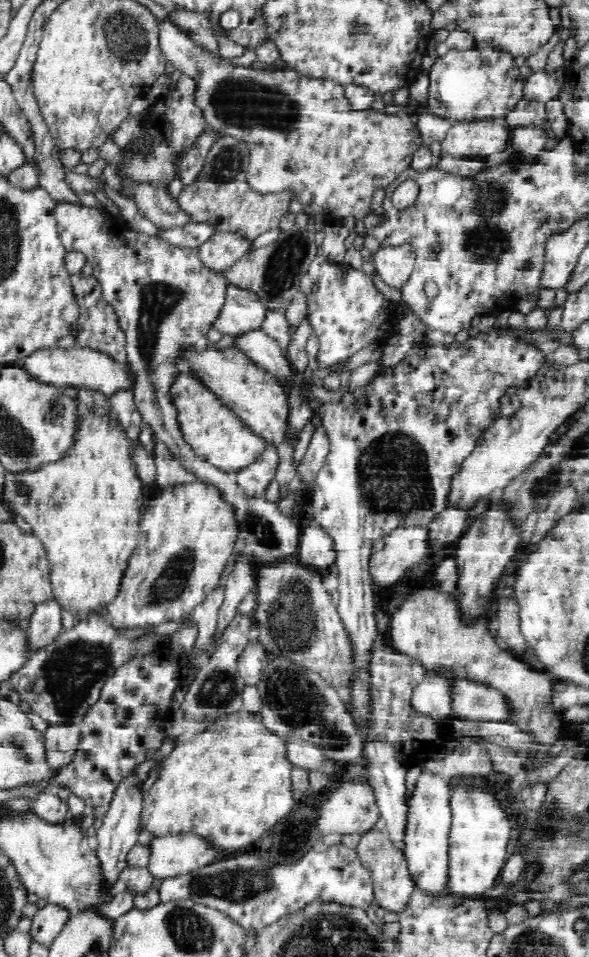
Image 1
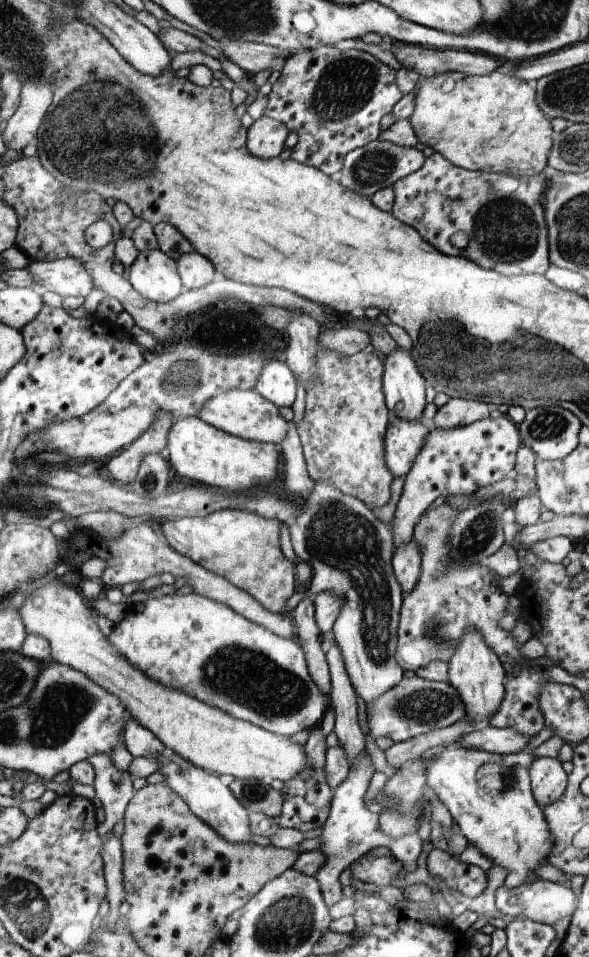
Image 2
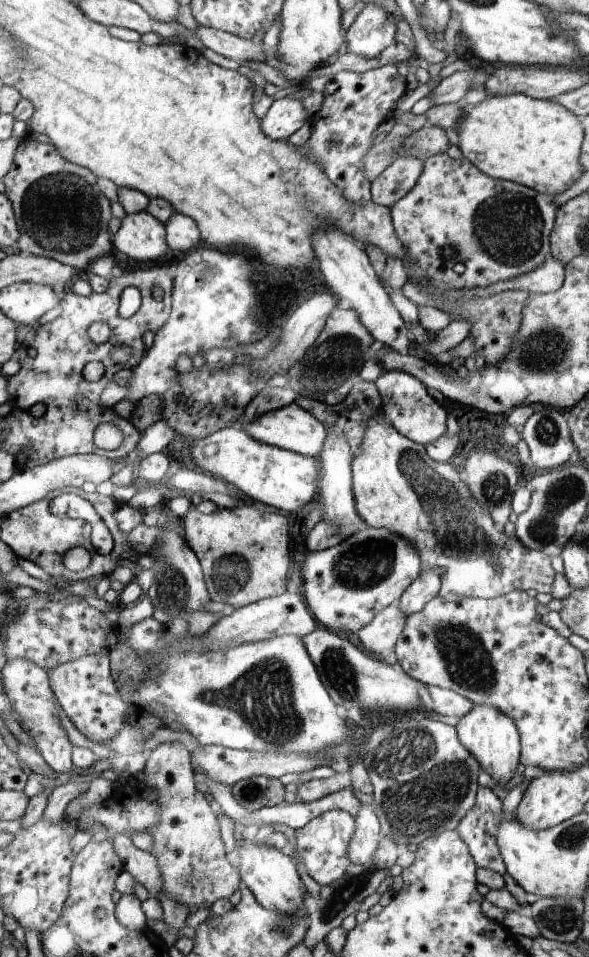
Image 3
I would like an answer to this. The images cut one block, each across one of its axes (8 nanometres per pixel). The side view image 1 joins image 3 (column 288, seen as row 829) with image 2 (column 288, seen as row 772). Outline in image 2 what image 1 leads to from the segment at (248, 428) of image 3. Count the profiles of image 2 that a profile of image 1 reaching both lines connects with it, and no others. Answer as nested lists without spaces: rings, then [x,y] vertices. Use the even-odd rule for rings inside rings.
[[[229,390],[225,394],[219,394],[211,398],[201,410],[199,418],[203,418],[207,424],[233,434],[237,438],[245,438],[249,442],[261,442],[261,444],[275,444],[279,446],[287,434],[289,434],[289,420],[281,416],[281,408],[261,396],[257,390]]]

